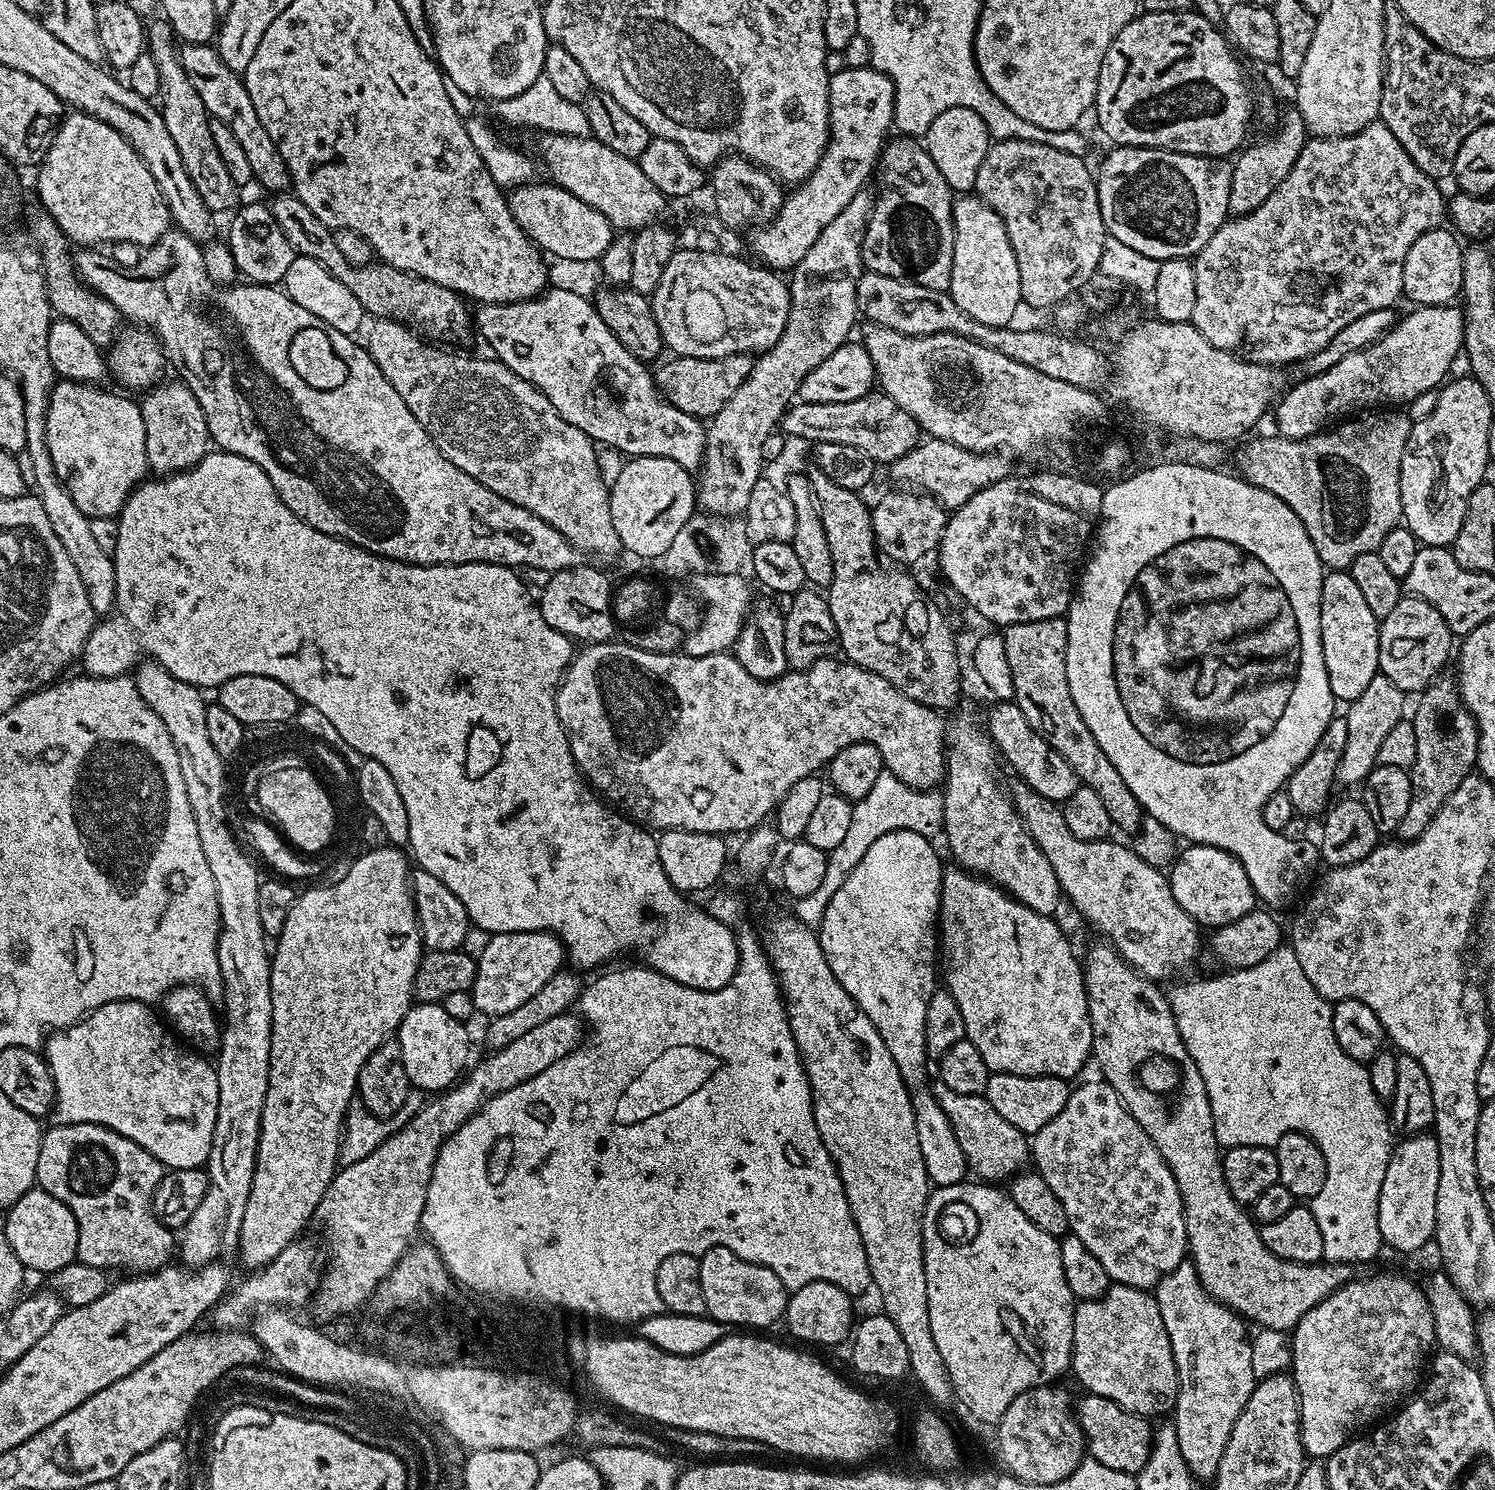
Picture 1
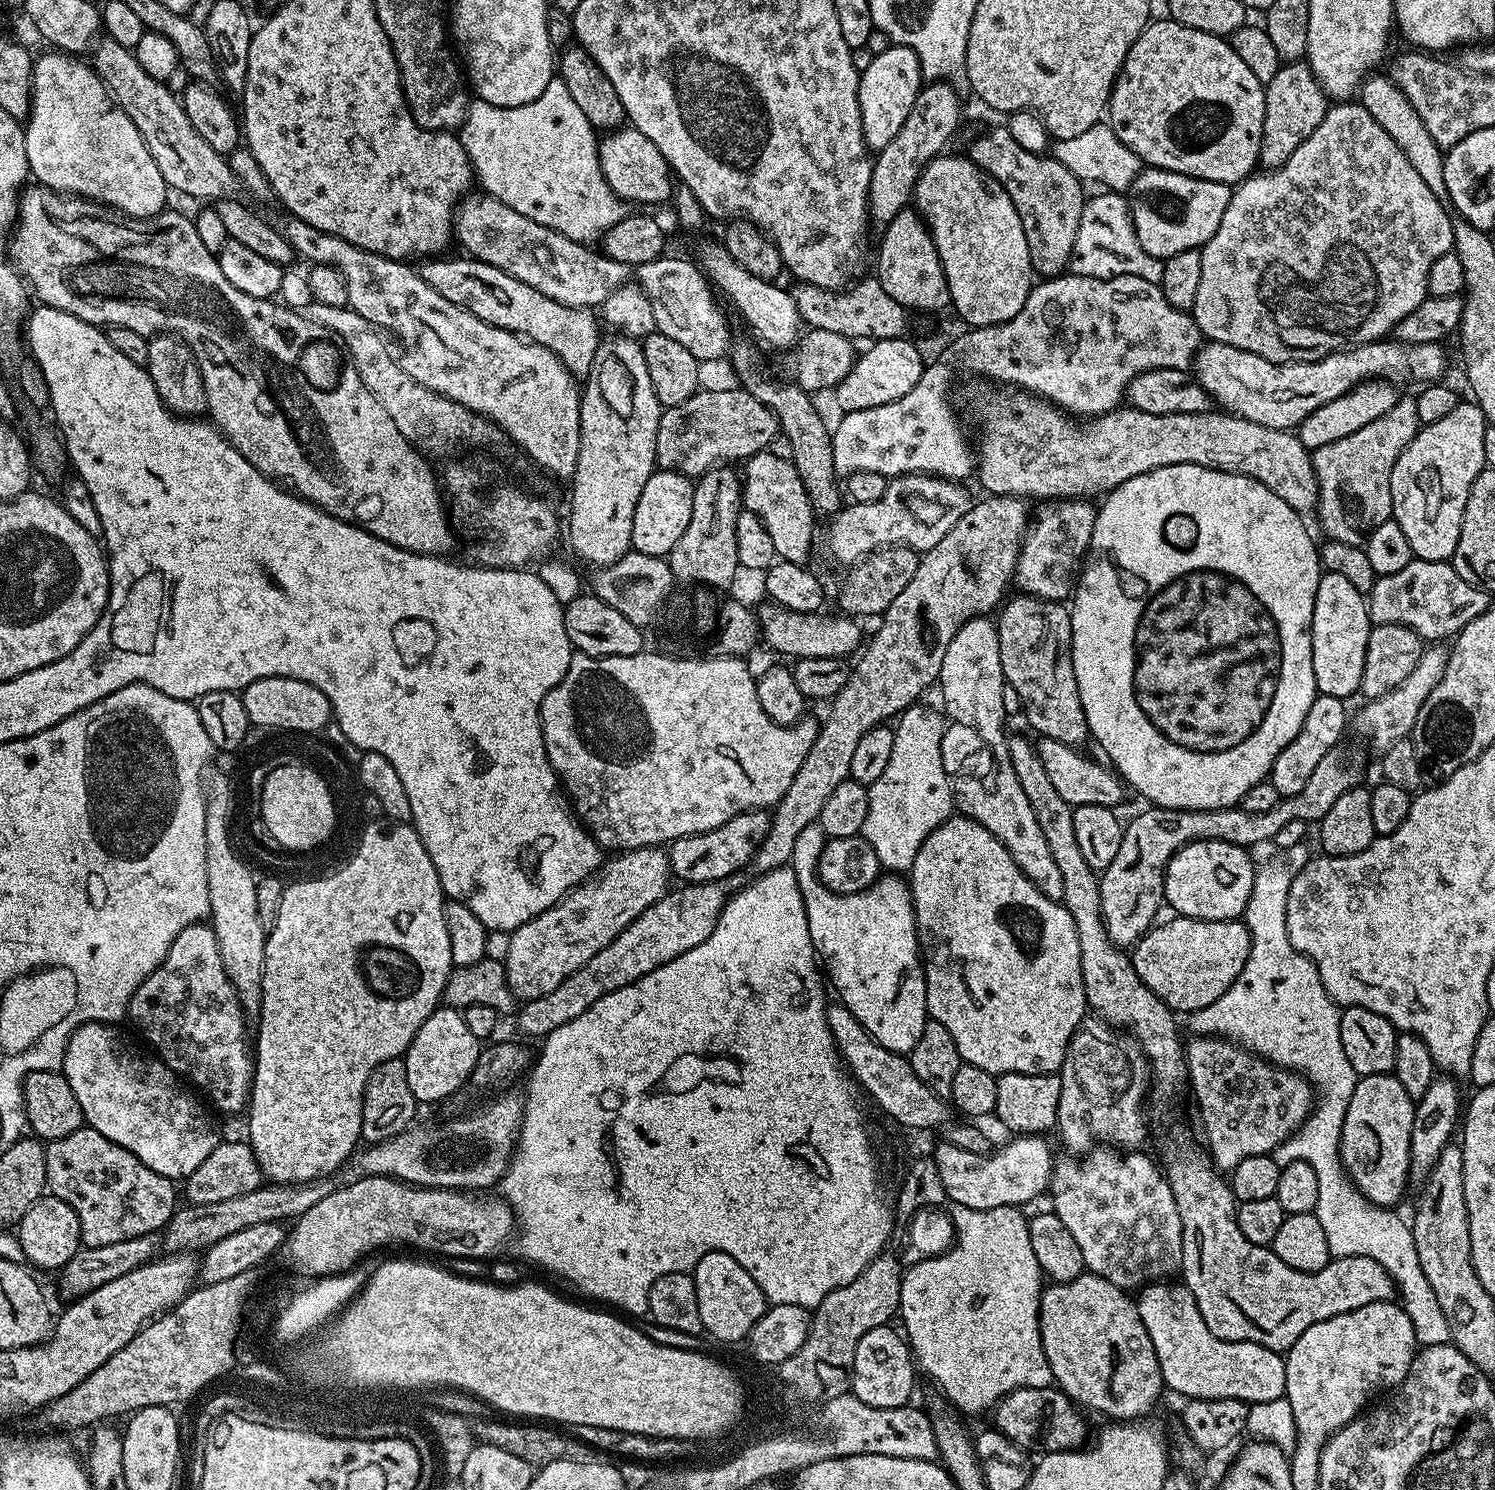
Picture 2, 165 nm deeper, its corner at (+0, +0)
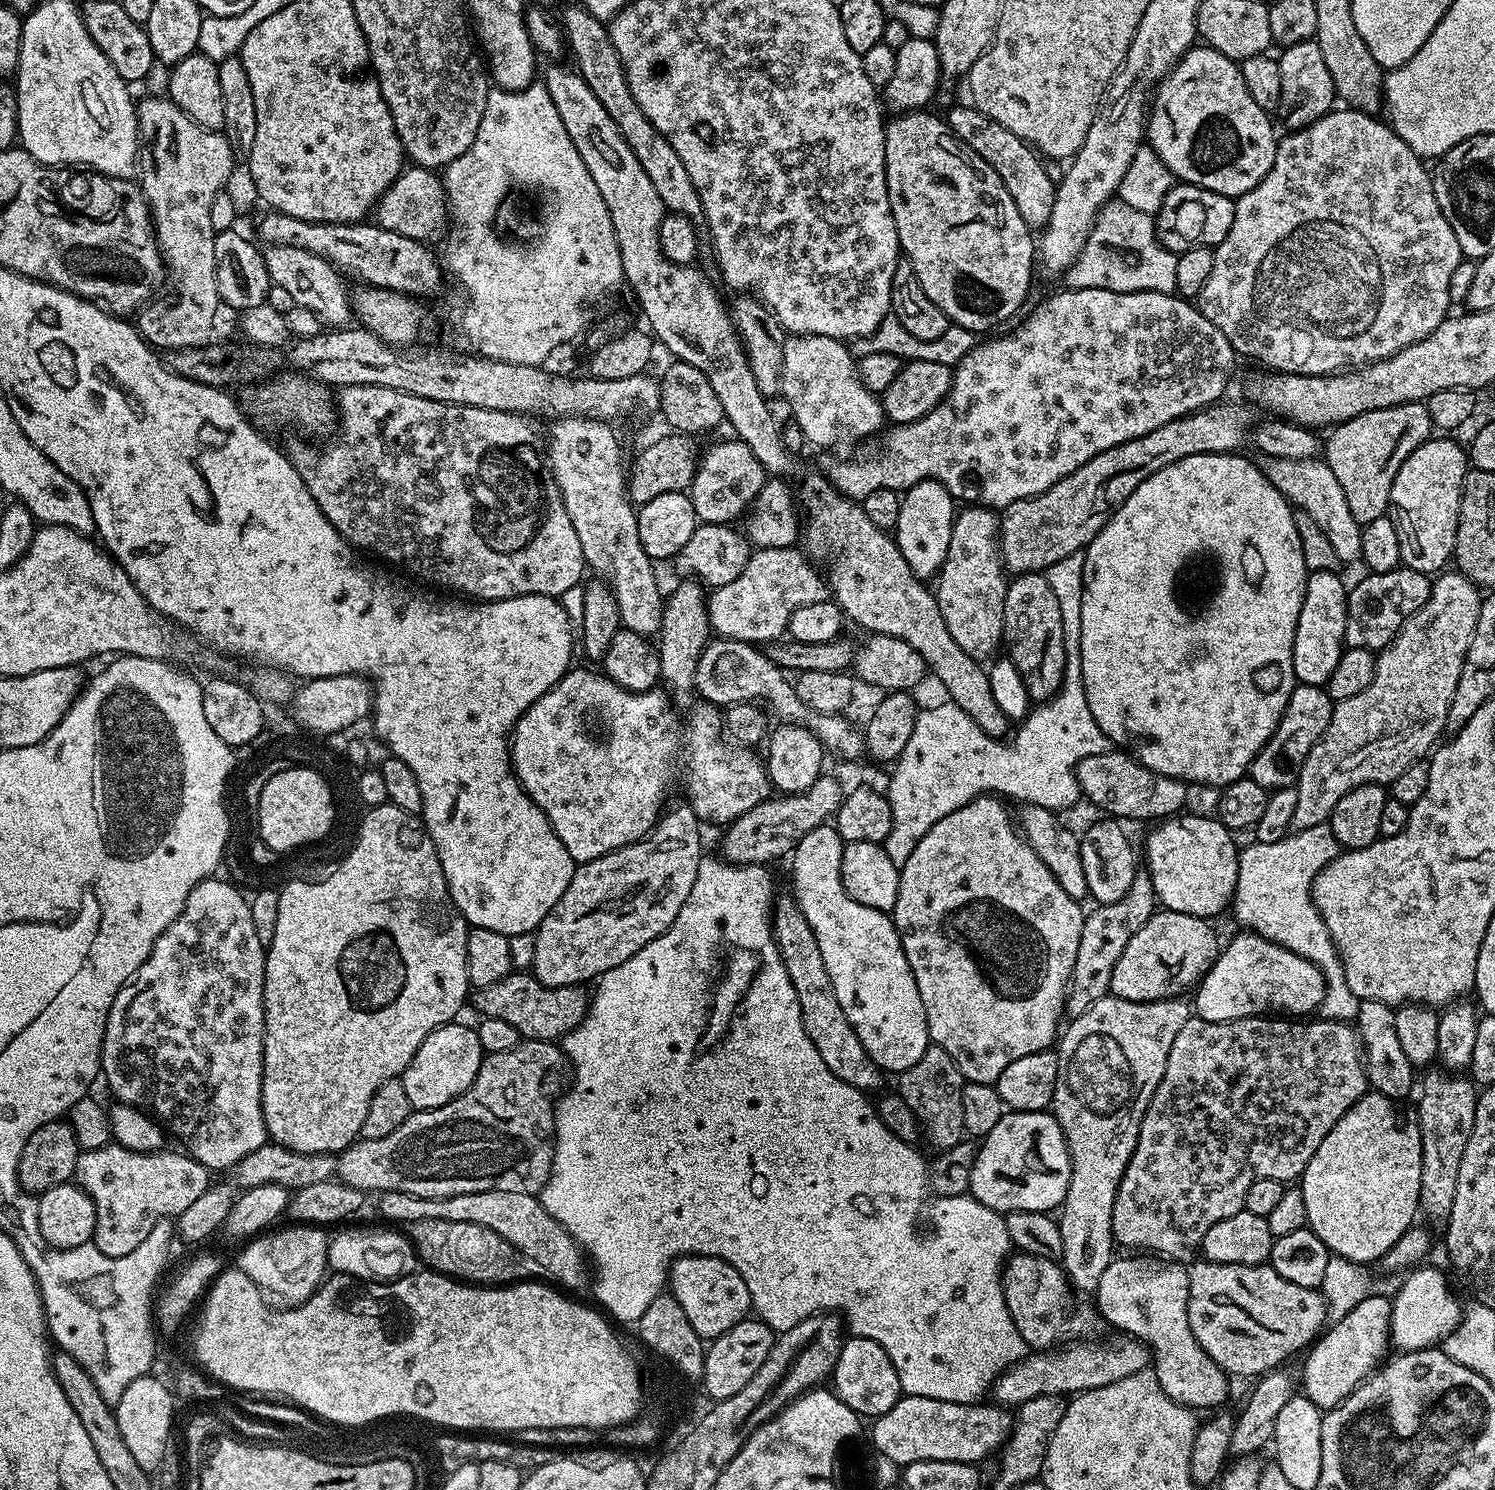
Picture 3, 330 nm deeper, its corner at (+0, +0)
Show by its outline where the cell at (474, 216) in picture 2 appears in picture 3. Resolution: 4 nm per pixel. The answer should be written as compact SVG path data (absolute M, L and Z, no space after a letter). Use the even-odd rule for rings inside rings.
M405 167L376 204L374 220L381 228L394 230L394 234L406 234L406 238L432 242L440 231L440 235L445 231L450 220L443 179L431 168Z

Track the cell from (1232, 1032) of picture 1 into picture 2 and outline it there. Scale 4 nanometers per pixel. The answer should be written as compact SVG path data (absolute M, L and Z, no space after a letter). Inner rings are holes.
M1307 843L1295 844L1289 848L1277 851L1276 857L1269 864L1260 864L1256 870L1254 878L1254 886L1250 890L1250 902L1246 902L1246 910L1243 914L1244 925L1248 928L1248 933L1252 939L1250 946L1250 958L1246 958L1246 966L1242 966L1242 974L1238 974L1238 978L1234 982L1234 986L1230 986L1230 990L1226 990L1226 994L1222 994L1222 998L1218 998L1218 1002L1210 1002L1210 1006L1202 1006L1202 1010L1191 1013L1187 1017L1188 1024L1193 1028L1196 1036L1218 1036L1221 1038L1231 1038L1241 1048L1247 1048L1249 1052L1255 1052L1264 1060L1270 1061L1271 1064L1277 1064L1279 1068L1289 1068L1291 1072L1296 1072L1304 1077L1309 1084L1312 1085L1314 1096L1314 1107L1307 1120L1296 1131L1295 1136L1291 1136L1287 1142L1281 1144L1276 1149L1274 1155L1277 1160L1287 1162L1289 1160L1301 1160L1302 1162L1310 1162L1310 1166L1314 1166L1314 1174L1318 1177L1318 1202L1316 1203L1316 1217L1318 1222L1322 1222L1322 1230L1326 1233L1326 1242L1330 1242L1330 1250L1333 1257L1337 1256L1365 1256L1366 1258L1374 1258L1374 1262L1378 1262L1378 1266L1382 1266L1388 1271L1388 1277L1391 1278L1395 1291L1398 1293L1399 1299L1402 1301L1402 1307L1406 1315L1410 1318L1410 1322L1414 1322L1414 1334L1416 1335L1416 1343L1420 1346L1429 1344L1447 1344L1451 1341L1450 1326L1446 1322L1446 1314L1442 1314L1442 1306L1438 1306L1438 1298L1434 1298L1434 1290L1430 1290L1430 1282L1426 1278L1426 1274L1422 1274L1422 1262L1418 1262L1418 1250L1414 1250L1414 1234L1411 1227L1400 1216L1395 1216L1395 1211L1382 1208L1378 1204L1371 1204L1367 1198L1356 1188L1348 1178L1347 1172L1344 1171L1344 1164L1340 1161L1340 1139L1342 1138L1342 1122L1346 1122L1346 1106L1350 1106L1350 1098L1354 1098L1354 1086L1357 1082L1357 1074L1354 1066L1350 1066L1350 1058L1346 1058L1346 1050L1342 1050L1342 1038L1340 1037L1340 1014L1341 1005L1330 998L1330 994L1322 986L1322 978L1318 974L1318 970L1314 966L1314 962L1309 956L1303 956L1298 950L1294 950L1294 946L1290 946L1290 938L1286 934L1286 902L1288 901L1288 891L1290 890L1290 882L1304 868L1310 859L1309 845Z

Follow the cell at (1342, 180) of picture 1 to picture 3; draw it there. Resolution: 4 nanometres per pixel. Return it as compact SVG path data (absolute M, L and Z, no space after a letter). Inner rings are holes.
M1348 106L1341 107L1341 109L1341 112L1339 110L1328 112L1322 118L1314 121L1310 126L1289 131L1287 133L1288 137L1285 140L1283 137L1277 143L1276 153L1274 154L1274 166L1270 166L1266 178L1262 178L1262 182L1258 182L1258 186L1254 186L1254 190L1235 197L1234 226L1230 226L1230 234L1226 234L1226 238L1222 238L1222 242L1215 245L1212 254L1214 267L1210 270L1210 278L1206 278L1206 286L1202 286L1202 290L1194 298L1194 303L1200 309L1201 314L1207 320L1212 320L1214 326L1218 326L1218 330L1222 330L1222 334L1226 334L1226 338L1234 351L1241 357L1253 356L1254 359L1261 360L1264 364L1269 364L1272 367L1269 369L1275 370L1276 372L1297 372L1299 376L1330 376L1345 370L1362 368L1364 365L1372 364L1376 360L1385 360L1394 354L1398 354L1406 346L1410 346L1414 342L1418 342L1422 338L1429 336L1449 315L1450 305L1452 304L1452 299L1450 298L1450 277L1454 275L1454 266L1460 264L1462 253L1458 246L1458 238L1454 238L1454 230L1450 230L1450 222L1446 222L1446 214L1442 214L1442 210L1438 206L1438 198L1434 198L1432 177L1429 169L1424 169L1425 161L1421 157L1416 156L1414 150L1410 150L1410 146L1406 146L1406 142L1402 142L1400 135L1385 123L1383 119L1366 112L1357 112Z

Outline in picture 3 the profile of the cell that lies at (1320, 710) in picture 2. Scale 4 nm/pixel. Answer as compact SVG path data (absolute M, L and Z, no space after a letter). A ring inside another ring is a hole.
M1297 683L1274 734L1265 742L1262 750L1258 750L1254 762L1248 767L1250 779L1269 790L1293 787L1300 778L1310 750L1314 750L1314 746L1326 734L1326 726L1330 726L1333 707L1334 702L1321 685Z

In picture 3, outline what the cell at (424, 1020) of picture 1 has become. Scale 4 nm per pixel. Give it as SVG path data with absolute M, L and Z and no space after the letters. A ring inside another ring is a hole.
M460 1023L444 1024L434 1029L422 1046L418 1046L414 1058L406 1066L402 1079L413 1109L446 1106L446 1102L458 1098L474 1082L486 1053L478 1042L475 1027L467 1028Z

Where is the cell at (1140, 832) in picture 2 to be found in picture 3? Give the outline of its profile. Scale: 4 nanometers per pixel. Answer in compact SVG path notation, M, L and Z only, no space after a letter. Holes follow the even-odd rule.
M1138 874L1130 882L1130 890L1126 890L1126 894L1122 894L1122 898L1118 898L1118 902L1093 907L1093 912L1089 911L1085 915L1082 934L1078 938L1078 958L1074 958L1072 979L1068 981L1068 991L1064 997L1065 1017L1073 1018L1086 1013L1094 1002L1098 1002L1099 999L1111 993L1110 974L1114 974L1114 966L1118 963L1118 958L1122 958L1122 950L1126 950L1126 942L1130 942L1130 938L1134 938L1134 934L1138 934L1138 930L1142 930L1142 926L1146 926L1146 922L1152 917L1153 912L1157 911L1157 908L1156 891L1152 889L1151 880L1147 875Z

